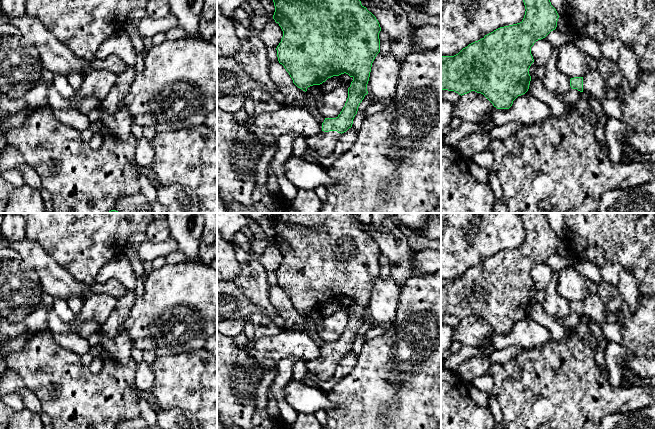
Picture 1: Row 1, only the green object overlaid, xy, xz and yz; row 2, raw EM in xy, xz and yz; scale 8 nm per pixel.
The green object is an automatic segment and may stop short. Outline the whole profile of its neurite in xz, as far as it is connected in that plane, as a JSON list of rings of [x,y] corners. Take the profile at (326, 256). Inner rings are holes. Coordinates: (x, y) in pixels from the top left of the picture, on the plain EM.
[[[279,213],[272,221],[275,230],[273,243],[283,255],[281,266],[276,272],[277,281],[293,307],[306,316],[308,311],[320,309],[333,300],[346,297],[353,302],[348,312],[347,325],[340,338],[336,342],[325,342],[319,358],[306,362],[308,372],[322,381],[327,381],[333,377],[338,361],[352,351],[358,331],[368,318],[367,308],[372,287],[380,276],[380,248],[376,241],[361,228],[351,213]]]

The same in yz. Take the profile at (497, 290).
[[[521,213],[520,216],[526,233],[520,247],[500,251],[469,268],[454,280],[441,280],[441,314],[454,315],[461,320],[471,315],[481,317],[497,333],[509,333],[518,320],[528,315],[531,305],[529,292],[534,286],[531,271],[536,265],[545,262],[556,253],[559,239],[551,229],[544,213]]]

